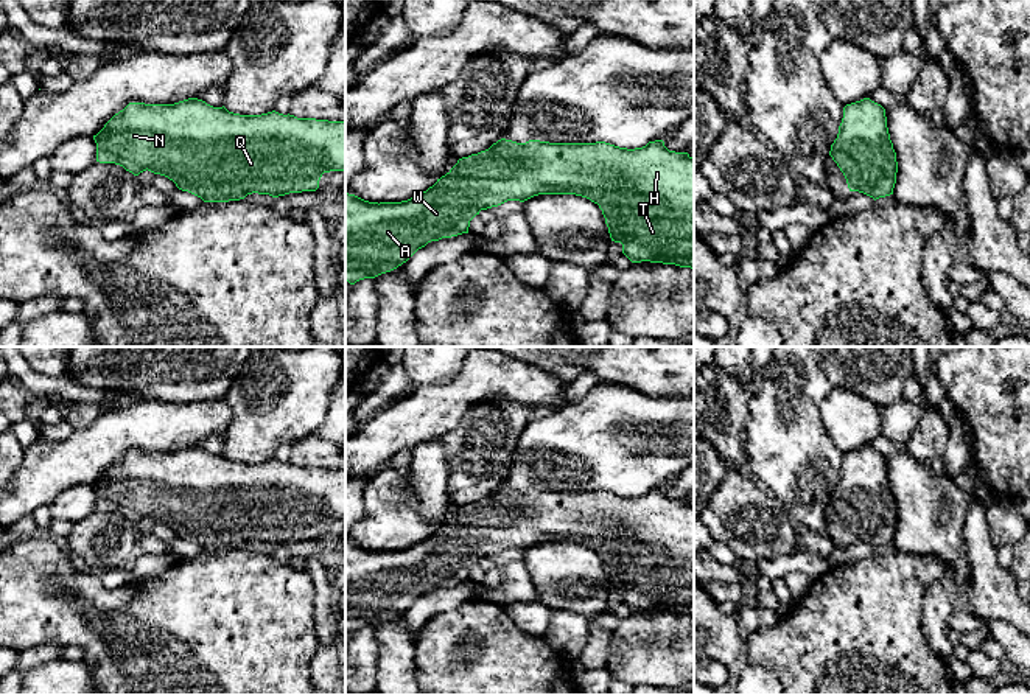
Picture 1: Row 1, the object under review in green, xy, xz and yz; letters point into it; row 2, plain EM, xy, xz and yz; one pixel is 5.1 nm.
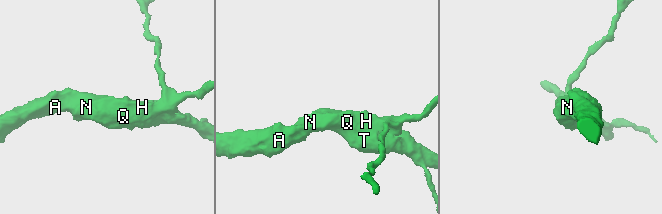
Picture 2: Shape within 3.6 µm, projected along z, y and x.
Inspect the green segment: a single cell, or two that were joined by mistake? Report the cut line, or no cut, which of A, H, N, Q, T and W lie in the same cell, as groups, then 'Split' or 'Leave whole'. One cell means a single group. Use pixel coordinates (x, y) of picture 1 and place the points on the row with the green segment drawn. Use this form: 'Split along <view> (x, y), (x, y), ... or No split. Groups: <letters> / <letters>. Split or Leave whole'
No split. Groups: A H N Q T W. Leave whole

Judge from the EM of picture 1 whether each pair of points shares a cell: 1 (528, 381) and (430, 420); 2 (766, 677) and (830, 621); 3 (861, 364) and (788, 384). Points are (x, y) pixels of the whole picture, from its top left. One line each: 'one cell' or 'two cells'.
1: one cell
2: two cells
3: two cells

